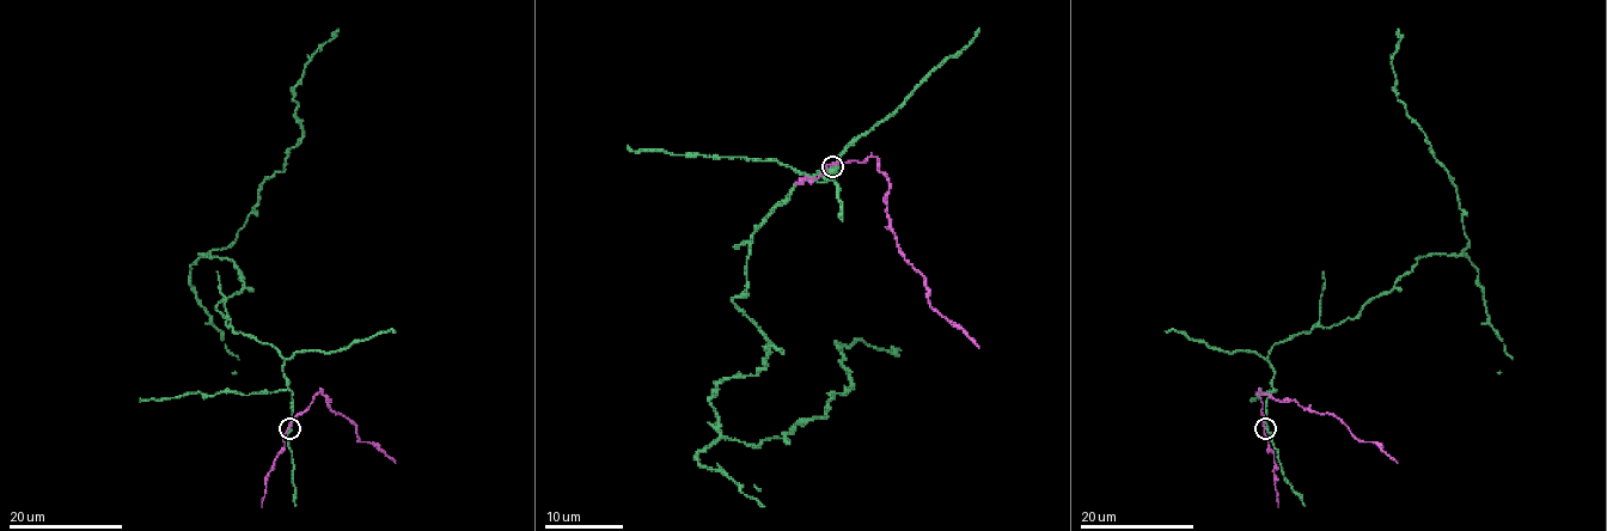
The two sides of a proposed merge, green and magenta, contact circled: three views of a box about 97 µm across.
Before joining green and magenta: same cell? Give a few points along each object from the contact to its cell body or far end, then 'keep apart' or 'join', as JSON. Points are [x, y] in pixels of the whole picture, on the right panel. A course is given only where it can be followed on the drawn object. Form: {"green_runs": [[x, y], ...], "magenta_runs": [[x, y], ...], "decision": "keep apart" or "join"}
{"green_runs": [[1265, 427], [1275, 343], [1355, 318], [1418, 257], [1467, 248], [1456, 187], [1397, 98], [1399, 29]], "magenta_runs": [[1264, 427], [1259, 390], [1277, 401], [1295, 401], [1319, 413], [1334, 415], [1357, 440], [1373, 441], [1397, 463]], "decision": "keep apart"}

